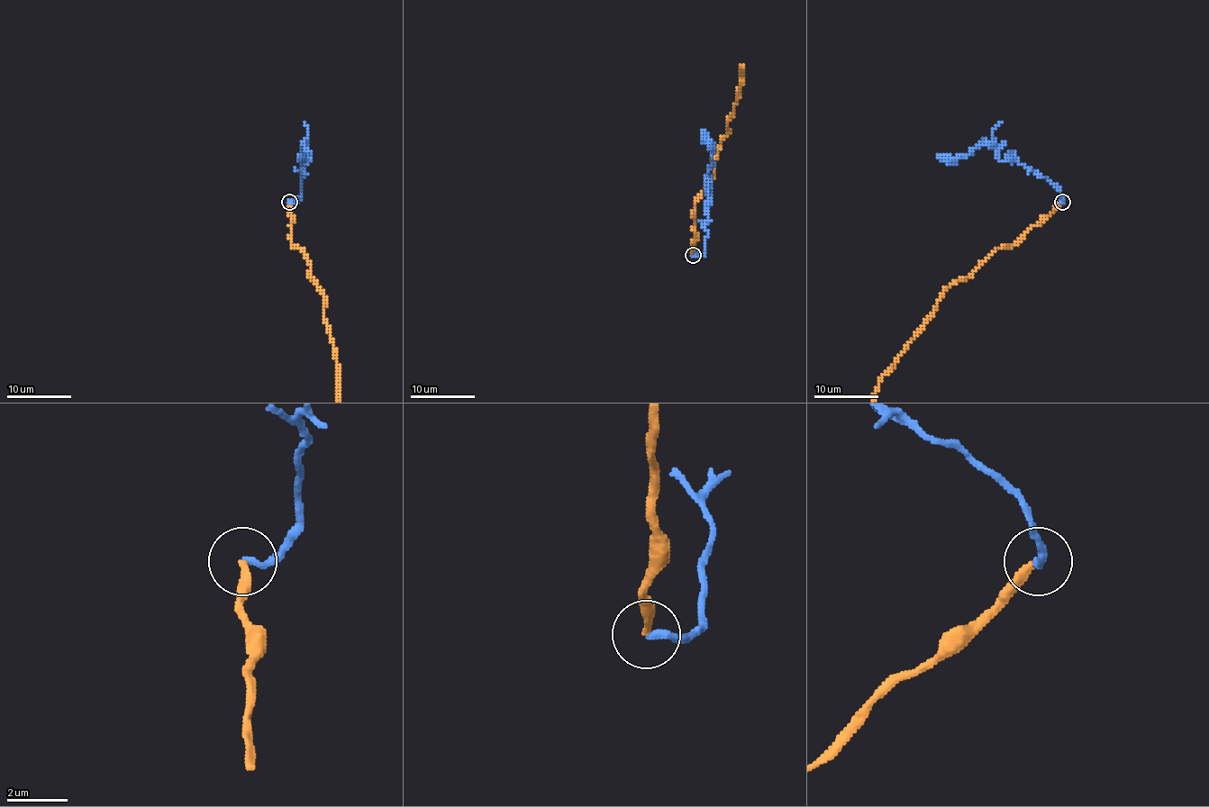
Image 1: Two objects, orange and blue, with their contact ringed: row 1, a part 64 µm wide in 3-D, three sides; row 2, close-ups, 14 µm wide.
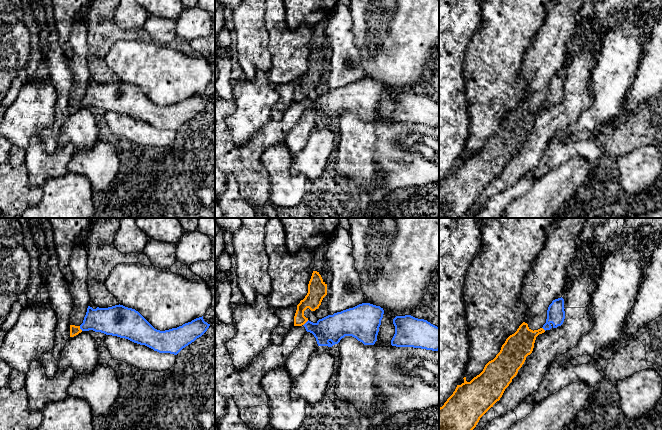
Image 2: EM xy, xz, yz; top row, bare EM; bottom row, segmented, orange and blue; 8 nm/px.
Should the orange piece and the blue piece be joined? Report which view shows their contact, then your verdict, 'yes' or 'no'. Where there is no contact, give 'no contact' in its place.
contact in xz; no

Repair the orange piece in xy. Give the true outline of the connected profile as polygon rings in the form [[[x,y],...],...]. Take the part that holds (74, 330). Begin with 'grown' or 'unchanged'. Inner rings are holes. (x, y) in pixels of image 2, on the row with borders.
grown; [[[78,242],[75,244],[69,266],[73,274],[70,293],[74,305],[73,312],[70,315],[70,337],[74,337],[82,332],[80,325],[83,323],[90,303],[88,292],[88,254],[84,245]]]

